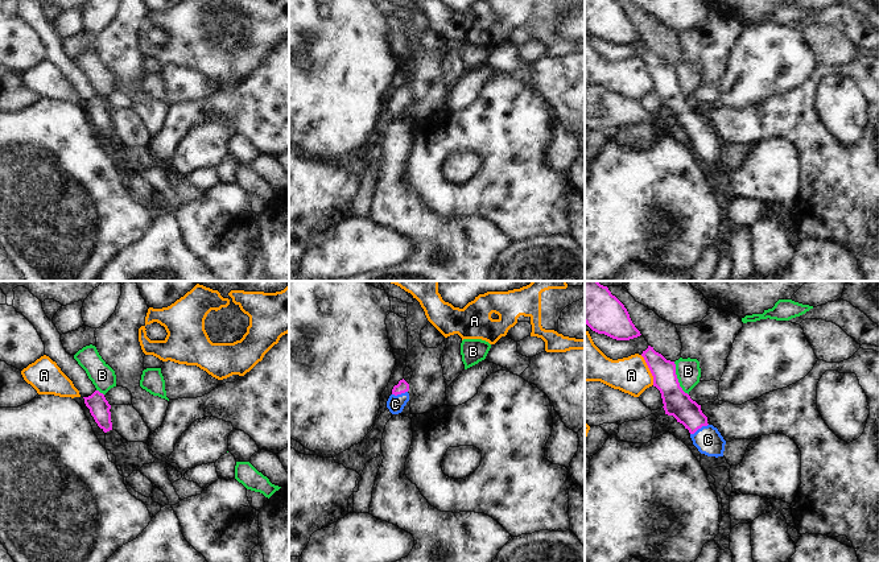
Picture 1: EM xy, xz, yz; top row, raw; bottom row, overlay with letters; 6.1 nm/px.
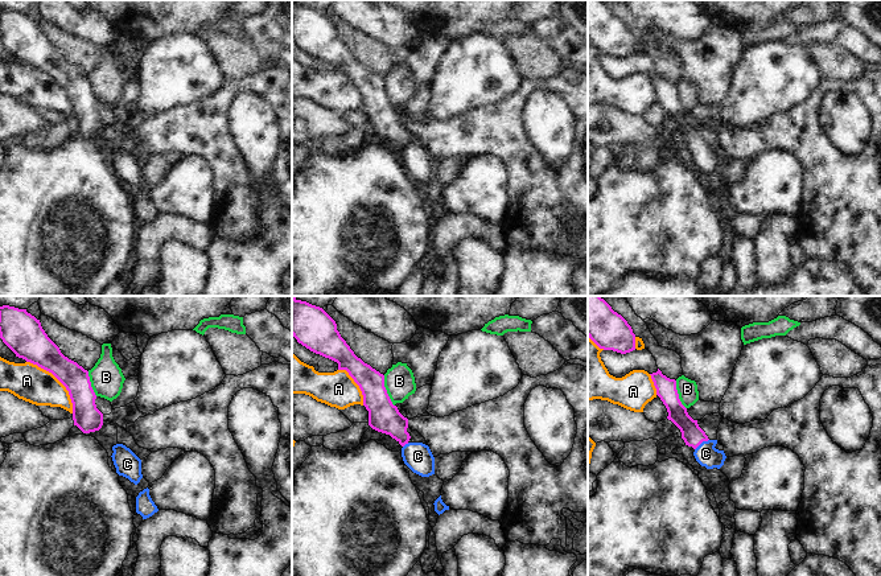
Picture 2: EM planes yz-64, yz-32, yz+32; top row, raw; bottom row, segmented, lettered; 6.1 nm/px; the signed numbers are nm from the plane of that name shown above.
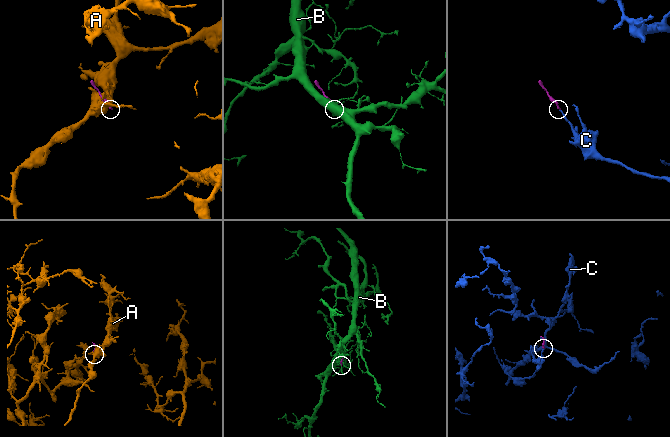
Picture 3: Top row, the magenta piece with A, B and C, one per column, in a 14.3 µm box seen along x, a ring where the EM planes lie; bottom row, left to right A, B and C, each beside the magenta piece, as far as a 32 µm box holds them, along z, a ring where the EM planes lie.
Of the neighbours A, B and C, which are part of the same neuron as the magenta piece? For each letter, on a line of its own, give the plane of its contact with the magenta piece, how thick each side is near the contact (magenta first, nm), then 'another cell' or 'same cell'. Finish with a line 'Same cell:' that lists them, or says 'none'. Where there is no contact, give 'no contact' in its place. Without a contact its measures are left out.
A: meets magenta in yz; 160 nm thick on the magenta side, 220 nm on the other; another cell
B: meets magenta in yz; 160 nm thick on the magenta side, 150 nm on the other; another cell
C: meets magenta in yz; 160 nm thick on the magenta side, 170 nm on the other; same cell
Same cell: C

